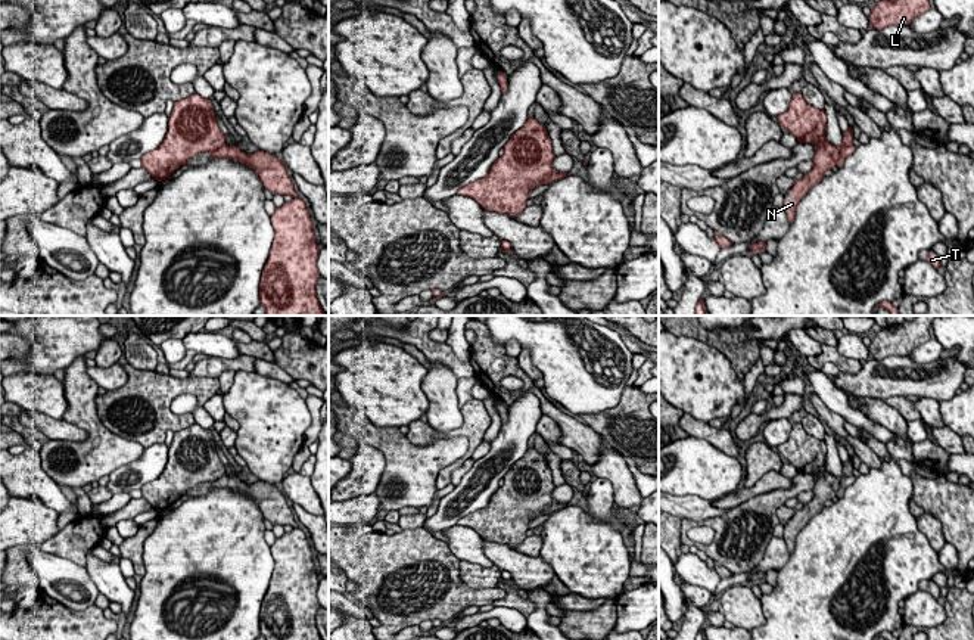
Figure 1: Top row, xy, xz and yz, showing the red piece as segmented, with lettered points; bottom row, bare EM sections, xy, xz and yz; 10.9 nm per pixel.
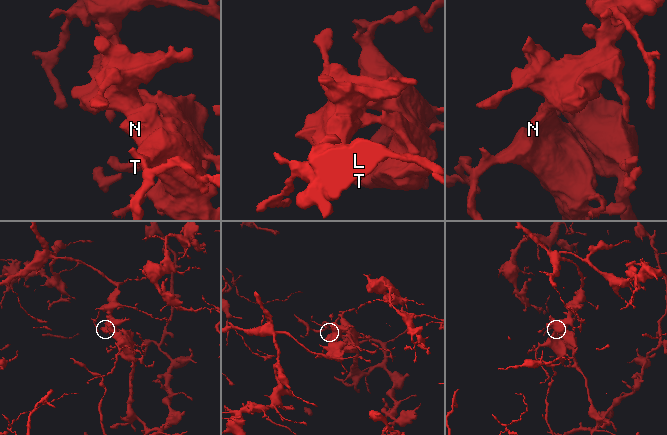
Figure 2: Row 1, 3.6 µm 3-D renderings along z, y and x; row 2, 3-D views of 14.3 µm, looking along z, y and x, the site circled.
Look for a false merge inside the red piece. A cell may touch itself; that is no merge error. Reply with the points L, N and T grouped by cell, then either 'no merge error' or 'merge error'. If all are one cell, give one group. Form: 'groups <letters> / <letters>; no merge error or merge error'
groups L N / T; merge error

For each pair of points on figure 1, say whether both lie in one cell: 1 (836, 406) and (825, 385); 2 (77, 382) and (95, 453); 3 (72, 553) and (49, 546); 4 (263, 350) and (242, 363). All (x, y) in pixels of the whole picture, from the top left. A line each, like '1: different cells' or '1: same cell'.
1: same cell
2: same cell
3: same cell
4: different cells

